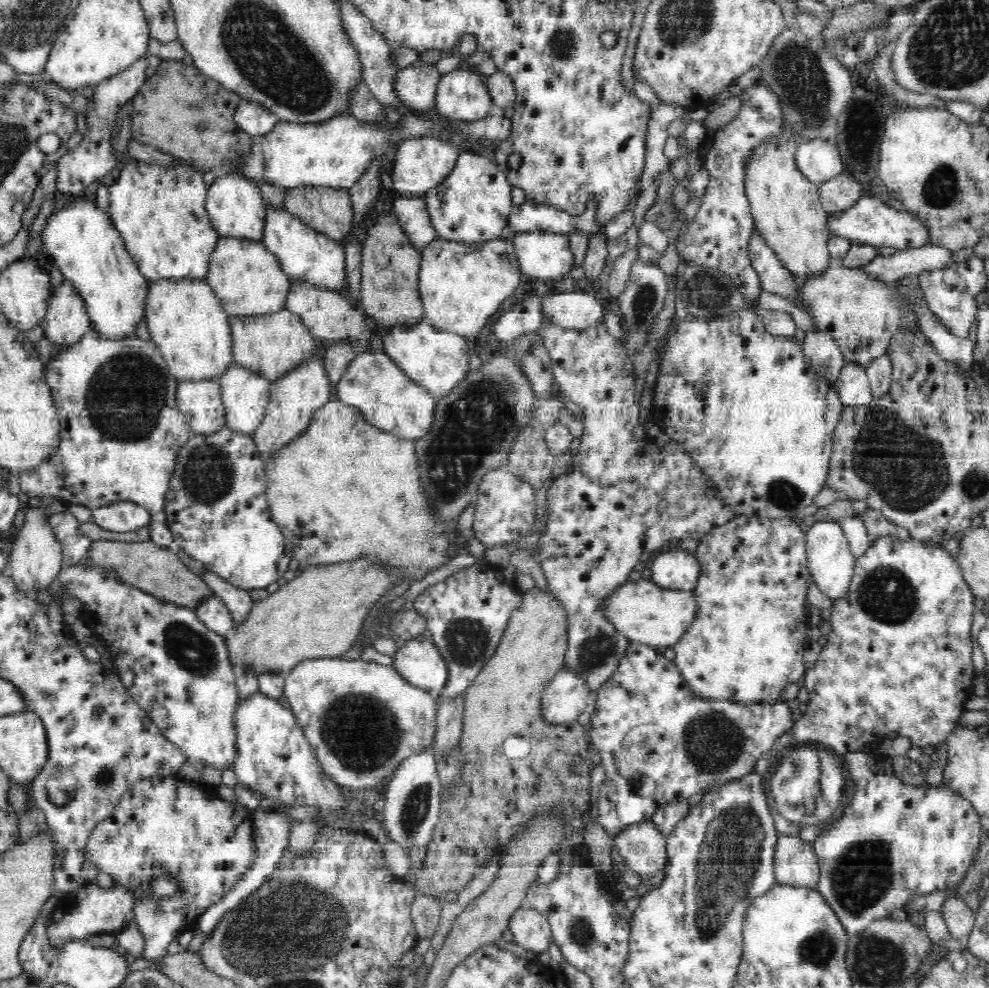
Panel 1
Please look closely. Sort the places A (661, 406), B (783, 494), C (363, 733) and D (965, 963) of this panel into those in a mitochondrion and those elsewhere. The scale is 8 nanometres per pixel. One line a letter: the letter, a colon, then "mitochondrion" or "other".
A: other
B: mitochondrion
C: mitochondrion
D: other

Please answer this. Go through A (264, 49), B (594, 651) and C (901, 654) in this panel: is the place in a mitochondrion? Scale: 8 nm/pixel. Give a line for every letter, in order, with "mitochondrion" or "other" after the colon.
A: mitochondrion
B: mitochondrion
C: other

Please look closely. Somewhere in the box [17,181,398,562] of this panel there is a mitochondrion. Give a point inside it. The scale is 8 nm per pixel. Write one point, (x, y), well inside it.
(126, 395)

